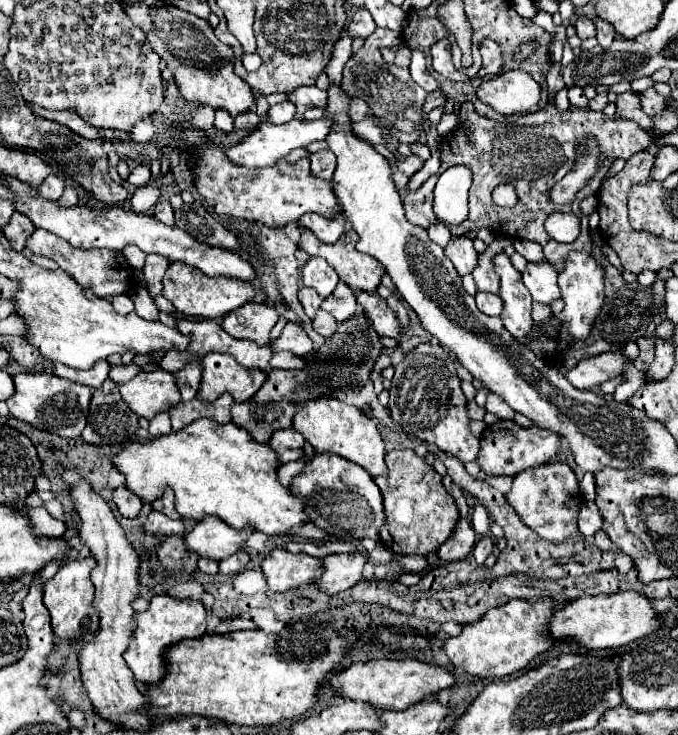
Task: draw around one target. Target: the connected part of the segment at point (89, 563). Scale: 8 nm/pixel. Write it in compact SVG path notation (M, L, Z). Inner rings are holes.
M93 557L67 561L51 579L47 579L43 583L43 603L49 609L53 633L61 639L81 639L85 635L97 633L99 617L89 617L91 603L93 603L93 593L95 593L95 585L91 583L89 573L95 565L97 563L95 563Z

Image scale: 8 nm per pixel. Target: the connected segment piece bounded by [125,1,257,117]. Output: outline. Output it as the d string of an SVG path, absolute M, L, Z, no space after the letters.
M145 1L135 7L125 7L125 11L131 21L145 31L153 51L167 63L181 95L189 103L225 109L231 117L247 113L255 107L255 91L233 71L233 49L213 35L213 27L205 19L185 13L173 5L149 7Z

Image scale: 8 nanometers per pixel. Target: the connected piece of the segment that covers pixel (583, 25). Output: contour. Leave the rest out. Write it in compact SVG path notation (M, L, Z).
M579 17L575 21L575 29L577 29L577 35L579 39L589 39L589 37L595 37L595 27L593 27L593 21L587 19L587 17Z

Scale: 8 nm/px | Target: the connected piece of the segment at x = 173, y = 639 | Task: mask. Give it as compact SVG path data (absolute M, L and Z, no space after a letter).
M155 595L149 601L149 609L135 615L135 629L129 641L127 651L123 653L123 659L127 661L129 669L135 673L137 683L159 683L165 675L163 665L163 653L165 647L183 641L183 639L195 639L205 633L207 627L207 609L201 601L195 599L177 599L171 595Z

